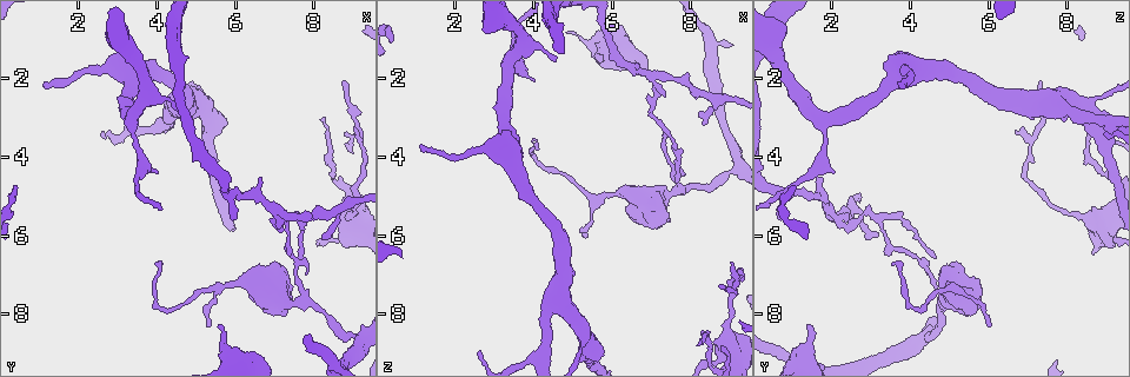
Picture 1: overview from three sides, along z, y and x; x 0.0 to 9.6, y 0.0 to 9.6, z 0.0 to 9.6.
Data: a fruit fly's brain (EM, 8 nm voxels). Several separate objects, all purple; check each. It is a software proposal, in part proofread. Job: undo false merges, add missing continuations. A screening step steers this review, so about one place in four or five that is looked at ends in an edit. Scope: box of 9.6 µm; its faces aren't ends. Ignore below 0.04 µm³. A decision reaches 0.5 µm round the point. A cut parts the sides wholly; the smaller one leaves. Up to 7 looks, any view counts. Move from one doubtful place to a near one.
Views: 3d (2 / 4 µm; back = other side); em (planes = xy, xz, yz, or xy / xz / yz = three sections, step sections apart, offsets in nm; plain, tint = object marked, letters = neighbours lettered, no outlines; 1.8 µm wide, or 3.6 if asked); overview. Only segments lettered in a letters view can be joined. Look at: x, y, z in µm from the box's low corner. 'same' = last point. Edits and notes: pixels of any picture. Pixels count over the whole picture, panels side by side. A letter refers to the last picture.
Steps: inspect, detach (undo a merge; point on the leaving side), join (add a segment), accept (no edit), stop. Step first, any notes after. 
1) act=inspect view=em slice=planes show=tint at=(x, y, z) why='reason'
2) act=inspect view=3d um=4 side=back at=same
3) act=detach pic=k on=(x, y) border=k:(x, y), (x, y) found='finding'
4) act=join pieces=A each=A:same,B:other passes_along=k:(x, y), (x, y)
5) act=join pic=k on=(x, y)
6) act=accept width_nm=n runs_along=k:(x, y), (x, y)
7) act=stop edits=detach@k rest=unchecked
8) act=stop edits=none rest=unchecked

act=inspect view=em um=3.6 slice=planes show=plain at=(1.20, 2.10, 3.65) why='an open end'

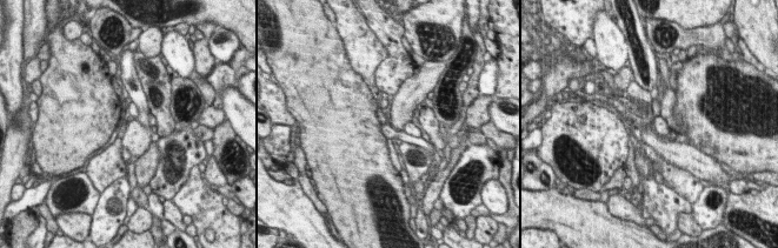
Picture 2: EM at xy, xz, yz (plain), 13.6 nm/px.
act=inspect view=em um=3.6 slice=planes show=letters at=same why='see the neighbours'

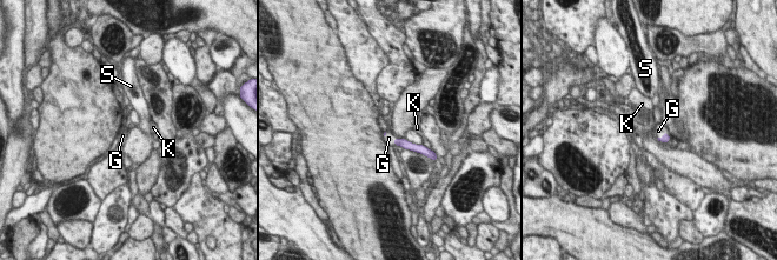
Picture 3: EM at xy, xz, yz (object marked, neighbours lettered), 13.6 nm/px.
act=join pieces=G each=G:same,K:other,S:other passes_along=3:(665, 138), (664, 134), (658, 131) found='it goes on there'

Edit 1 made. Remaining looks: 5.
act=inspect view=overview why='redraw'

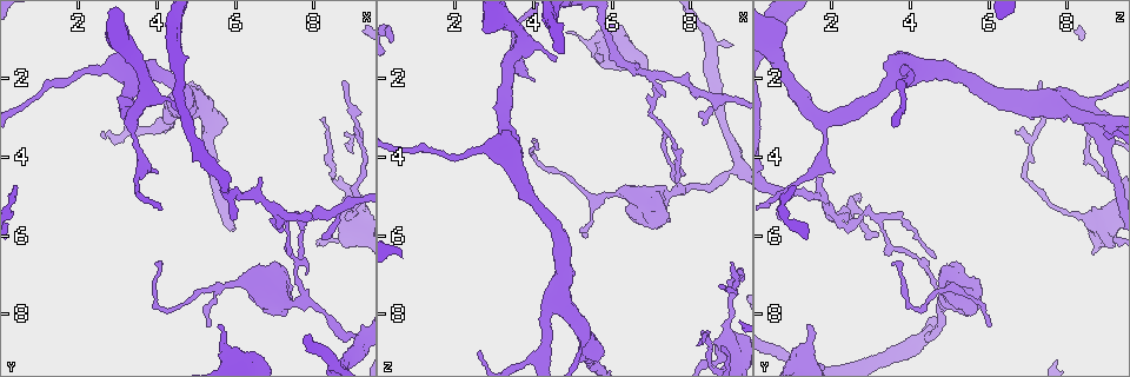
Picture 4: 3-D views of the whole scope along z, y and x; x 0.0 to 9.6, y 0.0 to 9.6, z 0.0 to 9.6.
act=inspect view=em um=3.6 slice=planes show=letters at=(5.65, 8.25, 1.35) why='free end'

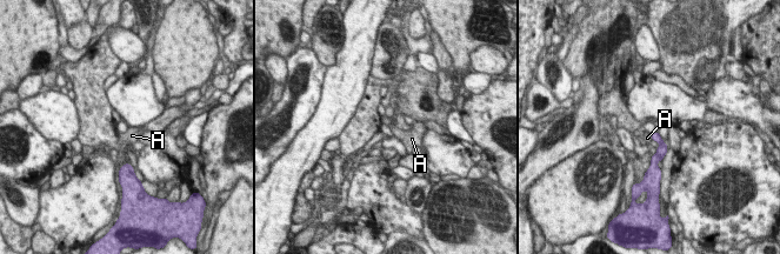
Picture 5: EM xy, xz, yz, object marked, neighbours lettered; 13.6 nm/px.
act=accept each=A:other runs_along=5:(655, 134), (661, 152), (654, 162) found='no lettered segment goes on from it'

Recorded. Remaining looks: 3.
act=inspect view=3d um=4 at=(6.65, 7.20, 4.95) why='sudden change in width'

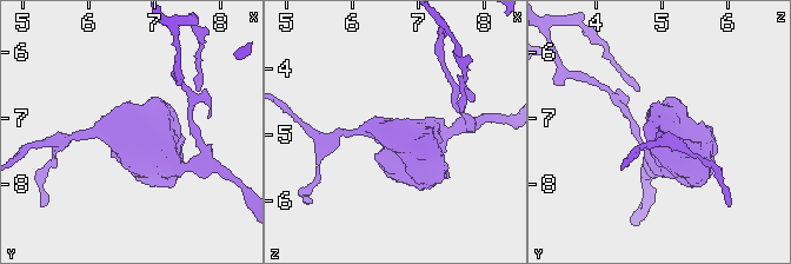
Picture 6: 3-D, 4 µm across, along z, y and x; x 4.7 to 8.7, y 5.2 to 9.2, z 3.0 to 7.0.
act=inspect view=em um=3.6 slice=xz step=4 show=tint at=(6.70, 7.20, 5.05)

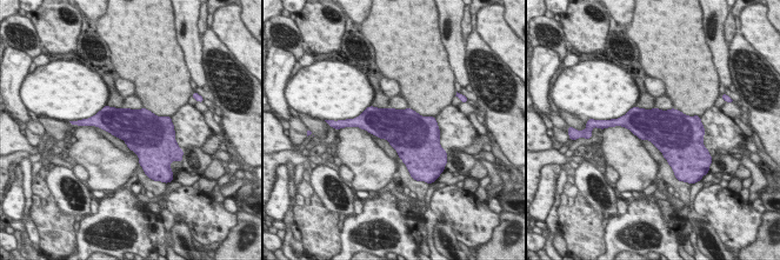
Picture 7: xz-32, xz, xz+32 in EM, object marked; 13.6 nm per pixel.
act=inspect view=em um=3.6 slice=xz step=4 show=letters at=same why='see the neighbours'

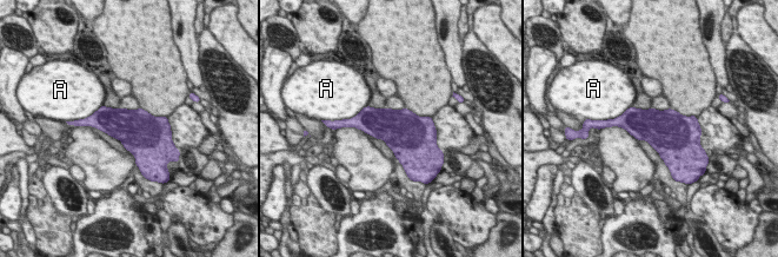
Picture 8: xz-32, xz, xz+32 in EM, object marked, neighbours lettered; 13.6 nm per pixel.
act=accept width_nm=550 each=A:other border=8:(631, 105), (616, 118) found='continuous, no second cell'

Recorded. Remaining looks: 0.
act=stop edits=join@3 rest=unchecked

